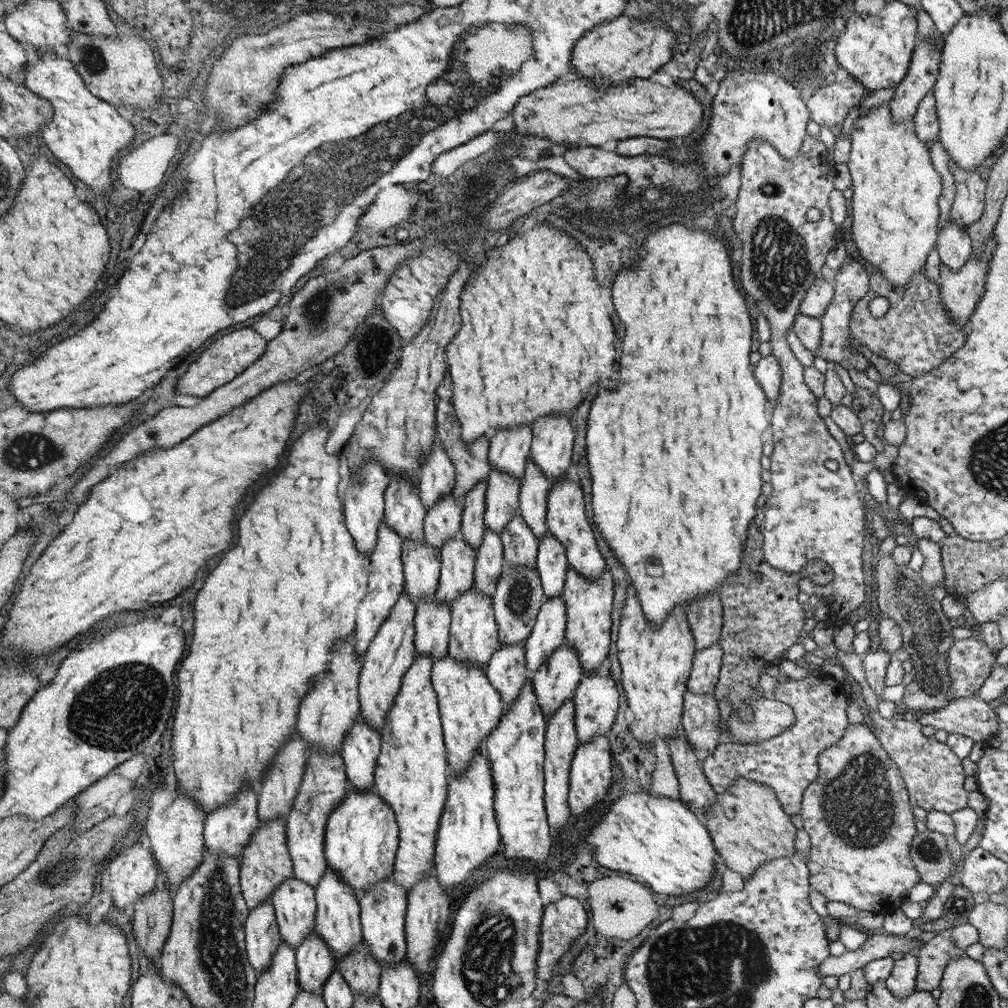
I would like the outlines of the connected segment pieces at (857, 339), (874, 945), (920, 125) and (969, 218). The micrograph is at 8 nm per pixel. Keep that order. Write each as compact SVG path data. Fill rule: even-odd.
M869 272L869 290L855 304L849 320L849 340L855 352L857 346L863 344L869 352L881 356L883 360L891 360L891 364L897 364L899 372L911 378L919 378L949 360L949 356L963 346L967 334L969 328L955 324L943 308L939 284L931 284L923 272L917 272L903 288L893 286L877 272ZM877 296L883 296L889 302L889 310L879 320L875 320L869 312L869 302Z
M869 932L869 938L859 950L845 950L839 958L829 956L823 964L819 964L819 974L821 978L825 976L841 976L841 974L851 974L857 968L863 968L867 962L877 960L877 958L887 958L891 952L911 952L919 948L921 944L927 942L927 936L931 938L933 934L923 934L917 938L907 938L903 936L891 936L885 932Z
M933 90L927 92L927 96L919 102L917 114L913 116L913 128L917 140L929 150L939 140L939 122L935 112L935 96Z
M951 160L947 164L947 170L951 172L955 180L955 200L949 210L951 222L957 222L961 226L969 226L977 222L985 208L985 182L979 178L977 172L963 172L957 168L957 164Z

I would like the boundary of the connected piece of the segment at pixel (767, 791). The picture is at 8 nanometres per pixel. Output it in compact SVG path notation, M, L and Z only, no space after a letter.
M739 776L725 792L717 794L715 804L705 810L703 816L707 820L709 836L717 846L717 854L723 858L723 864L737 872L743 880L751 878L755 870L767 862L797 856L793 848L797 830L793 828L789 814L785 814L781 808L775 792L765 784Z

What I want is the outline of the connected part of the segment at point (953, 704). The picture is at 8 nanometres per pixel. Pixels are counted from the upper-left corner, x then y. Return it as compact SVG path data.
M959 698L951 700L949 706L941 710L919 712L915 716L919 726L931 726L935 730L943 730L947 734L963 734L973 738L973 742L985 744L993 734L999 732L997 716L993 706L985 704L983 698Z

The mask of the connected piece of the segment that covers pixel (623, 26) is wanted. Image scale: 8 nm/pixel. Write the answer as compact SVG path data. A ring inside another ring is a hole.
M619 16L617 20L607 20L591 32L587 32L573 48L571 64L577 76L587 76L603 80L607 84L629 84L635 78L647 80L663 64L671 60L671 50L675 46L675 34L661 22L629 22Z

